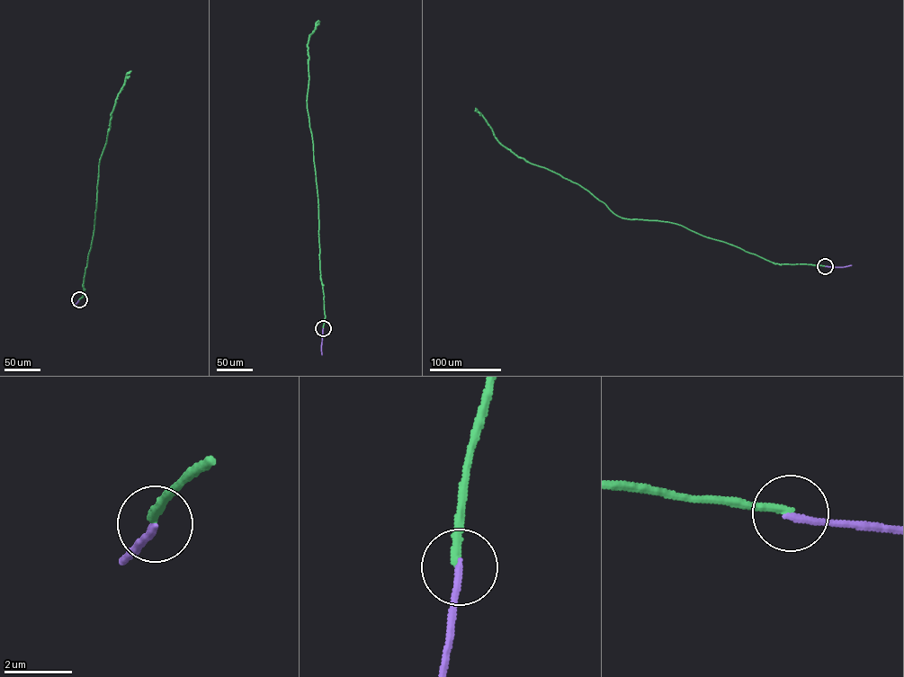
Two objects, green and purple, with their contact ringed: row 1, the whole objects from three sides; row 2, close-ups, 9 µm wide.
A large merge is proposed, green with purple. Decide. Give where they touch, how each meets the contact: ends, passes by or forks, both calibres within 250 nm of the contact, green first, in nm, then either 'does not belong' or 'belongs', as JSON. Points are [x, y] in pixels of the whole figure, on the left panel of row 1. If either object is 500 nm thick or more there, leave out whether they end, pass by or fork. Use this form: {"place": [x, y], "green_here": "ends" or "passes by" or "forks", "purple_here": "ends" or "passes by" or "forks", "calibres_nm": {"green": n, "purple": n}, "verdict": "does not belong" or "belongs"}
{"place": [79, 299], "green_here": "ends", "purple_here": "ends", "calibres_nm": {"green": 260, "purple": 200}, "verdict": "does not belong"}

